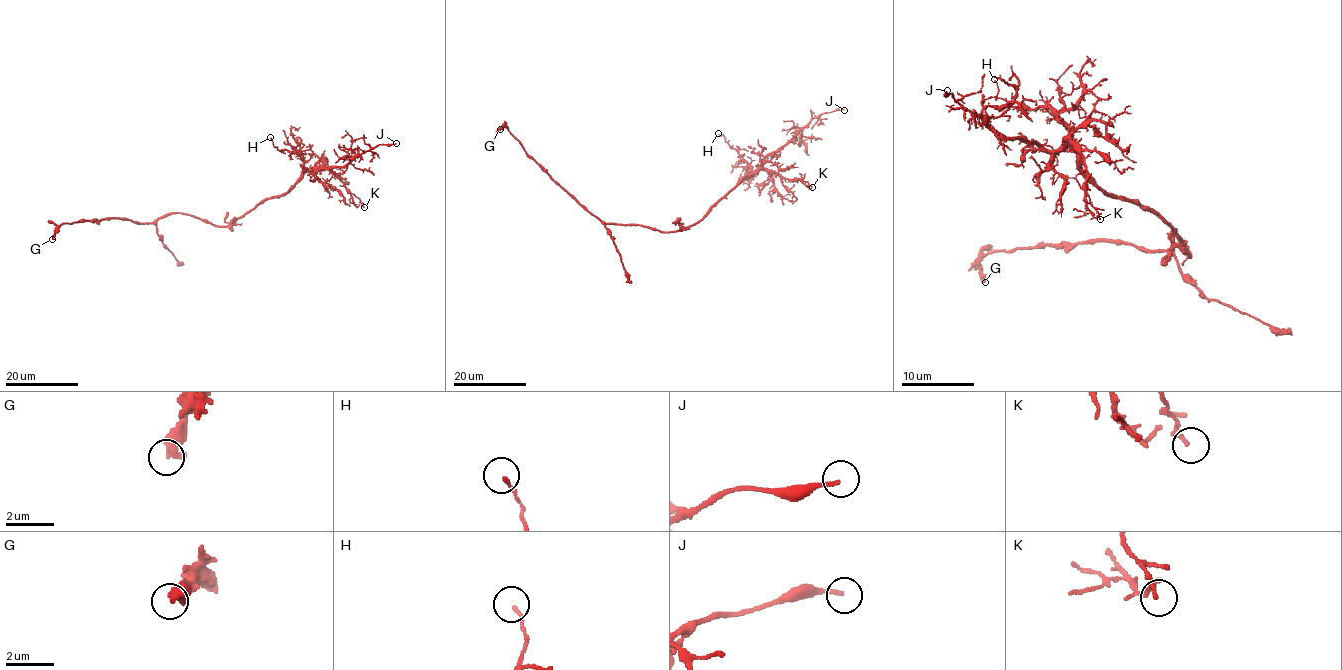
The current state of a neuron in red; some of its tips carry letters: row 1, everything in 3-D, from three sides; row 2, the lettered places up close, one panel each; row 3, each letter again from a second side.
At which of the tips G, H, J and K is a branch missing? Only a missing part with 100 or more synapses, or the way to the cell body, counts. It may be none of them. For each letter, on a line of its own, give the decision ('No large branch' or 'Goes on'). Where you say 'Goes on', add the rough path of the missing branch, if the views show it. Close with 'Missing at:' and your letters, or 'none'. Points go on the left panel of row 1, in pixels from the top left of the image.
G: No large branch
H: No large branch
J: Goes on. Course of what is missing: (396, 143), (409, 137), (418, 125), (426, 123), (424, 121)
K: No large branch
Missing at: J

